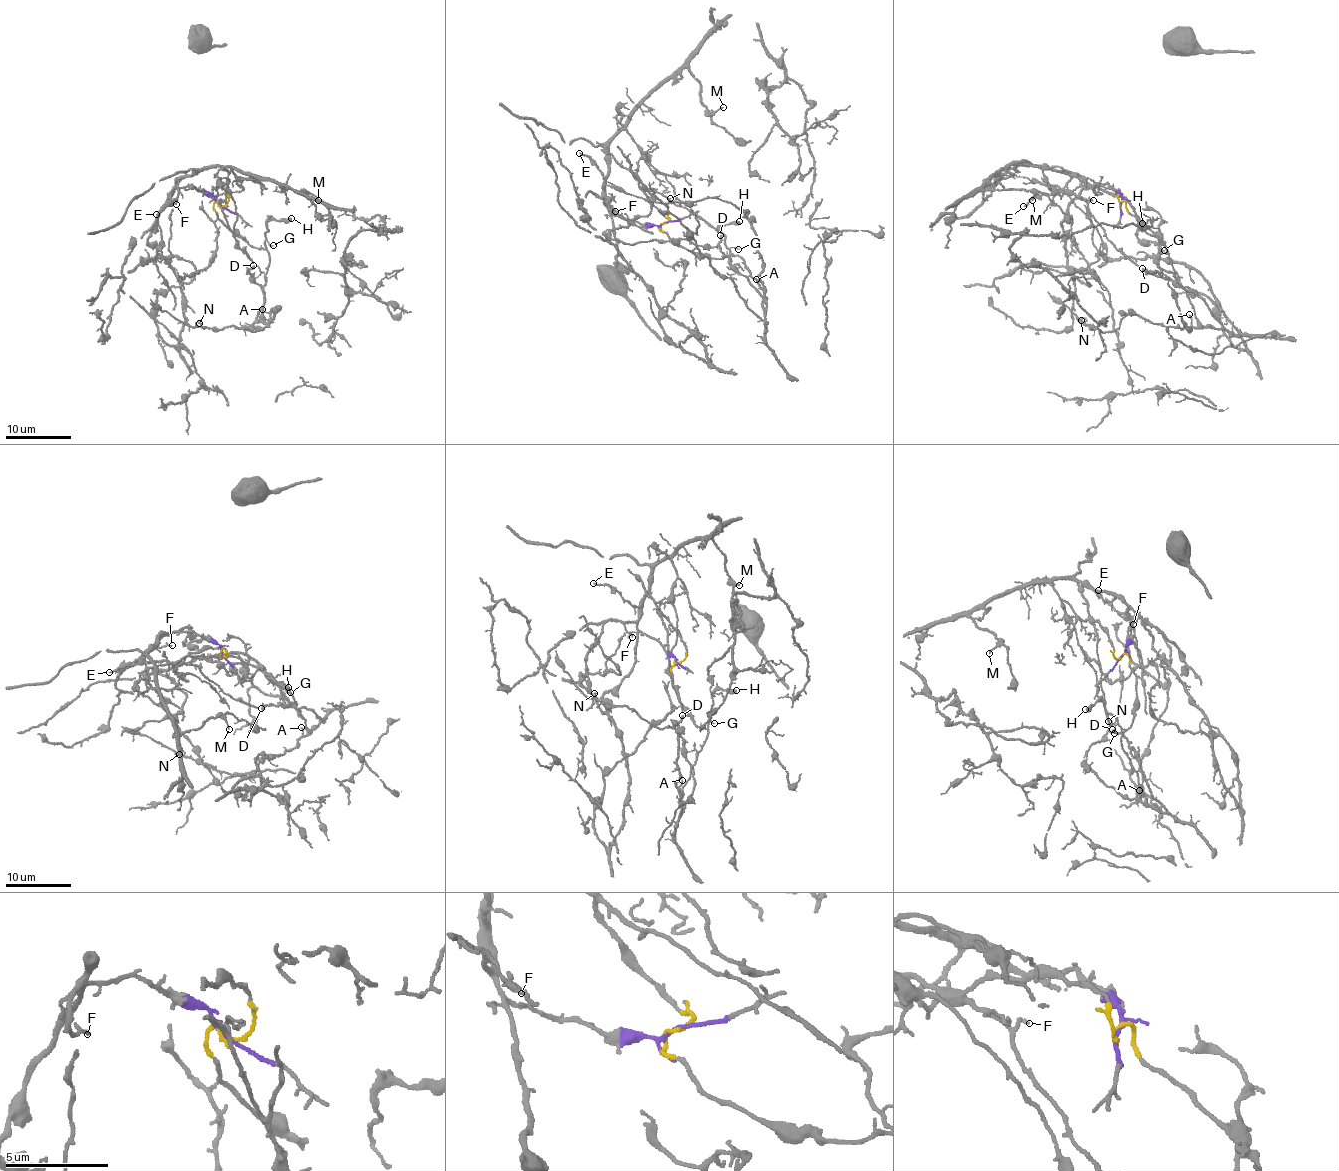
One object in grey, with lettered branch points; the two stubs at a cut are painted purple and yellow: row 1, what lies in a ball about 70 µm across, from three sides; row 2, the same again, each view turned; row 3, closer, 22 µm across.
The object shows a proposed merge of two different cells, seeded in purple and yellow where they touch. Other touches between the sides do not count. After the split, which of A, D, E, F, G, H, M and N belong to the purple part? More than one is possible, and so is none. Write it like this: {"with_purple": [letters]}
{"with_purple": ["E", "F", "M"]}

